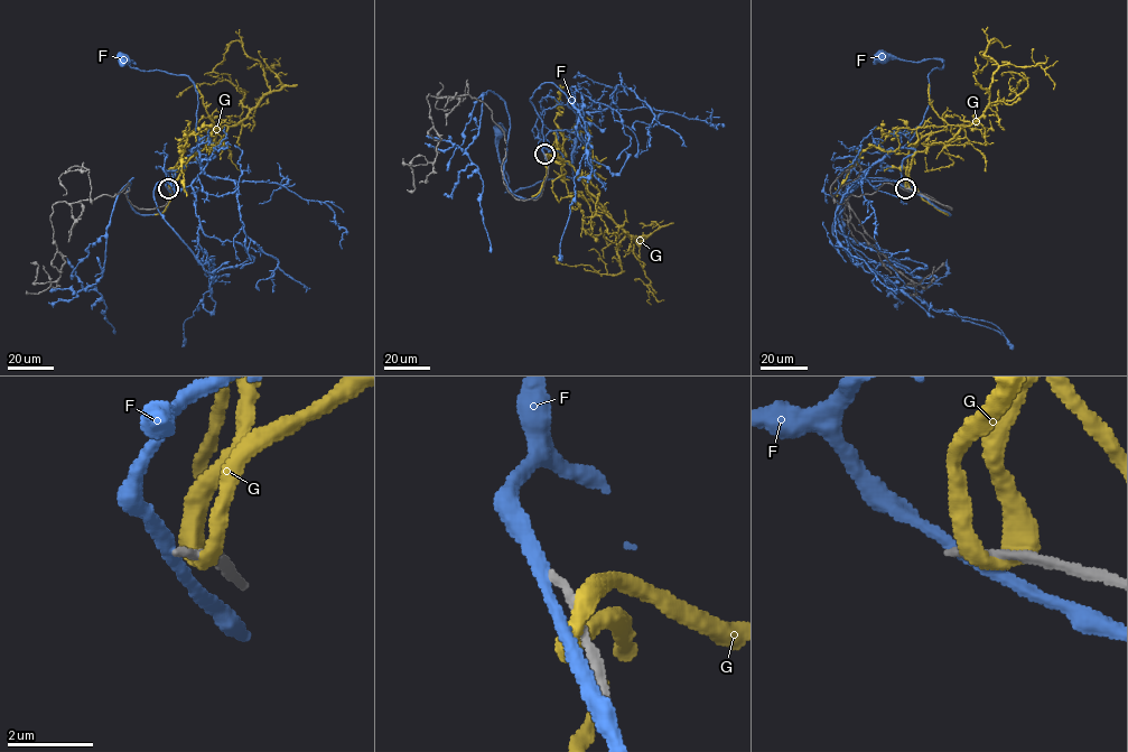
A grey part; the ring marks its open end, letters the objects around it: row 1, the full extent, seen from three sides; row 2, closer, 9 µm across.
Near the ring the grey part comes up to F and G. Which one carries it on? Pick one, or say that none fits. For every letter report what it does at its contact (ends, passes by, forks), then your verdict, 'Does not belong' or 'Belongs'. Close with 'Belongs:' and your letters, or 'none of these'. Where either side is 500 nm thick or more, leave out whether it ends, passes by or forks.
F: It passes by. Does not belong
G: It passes by. Does not belong
Belongs: none of these

